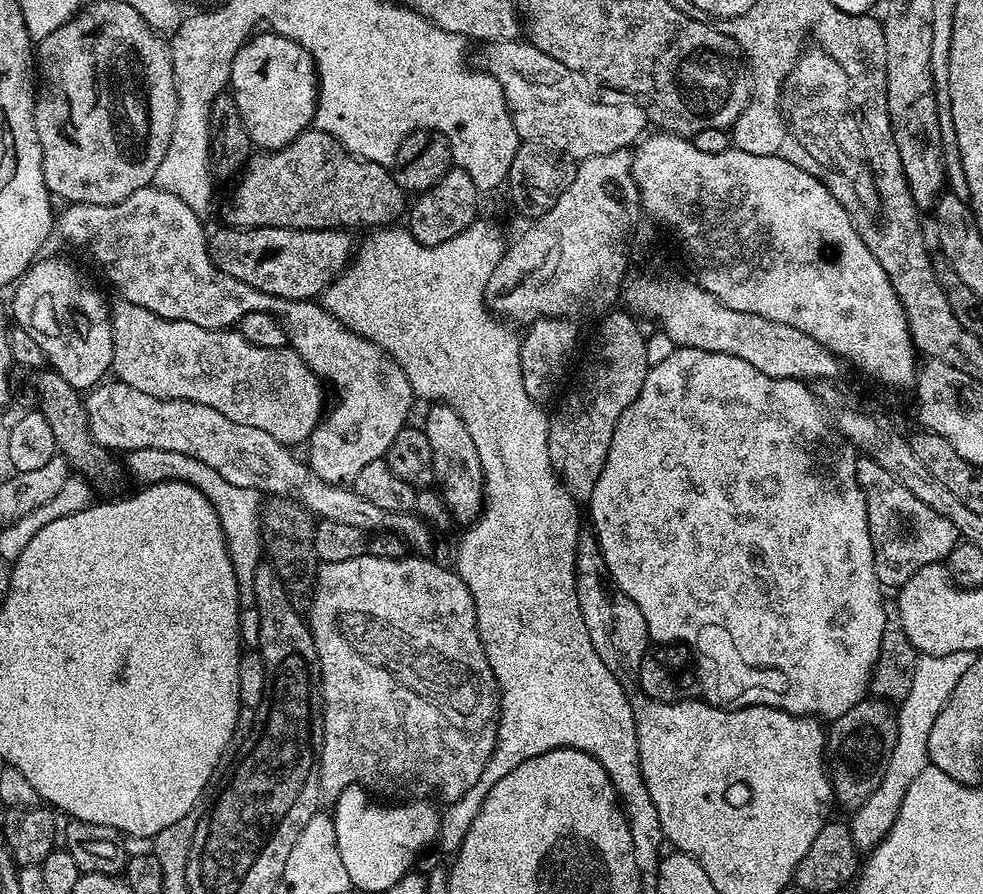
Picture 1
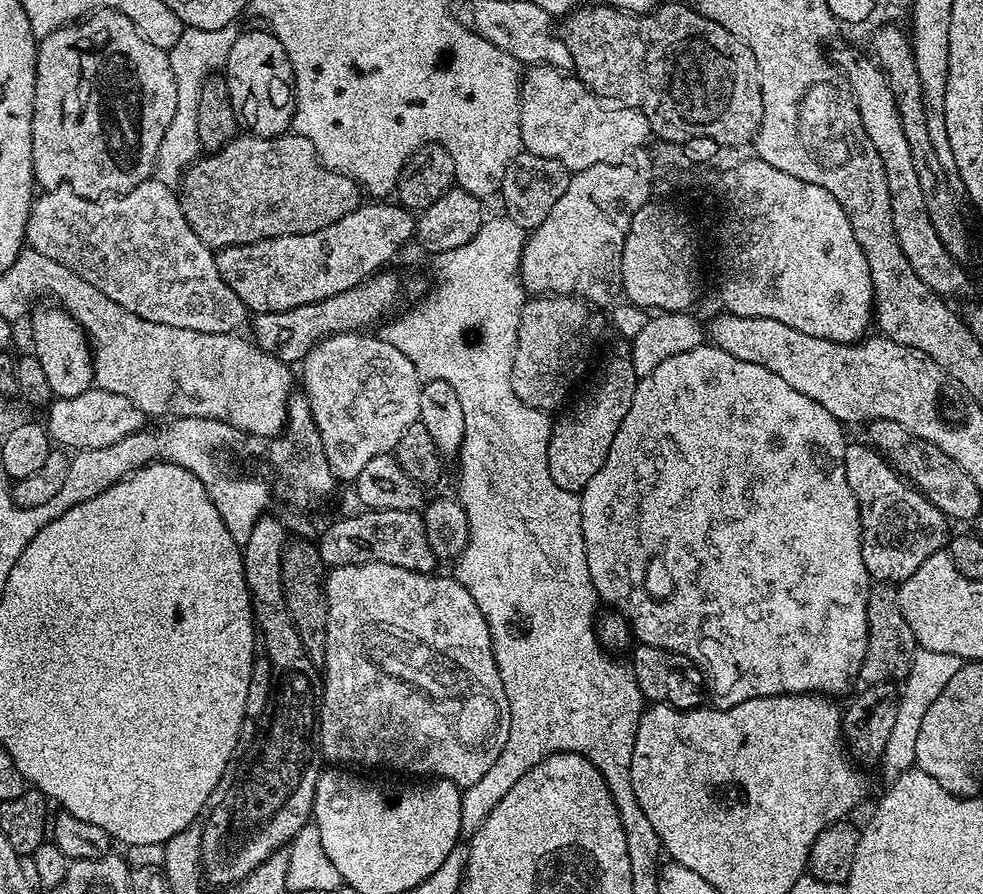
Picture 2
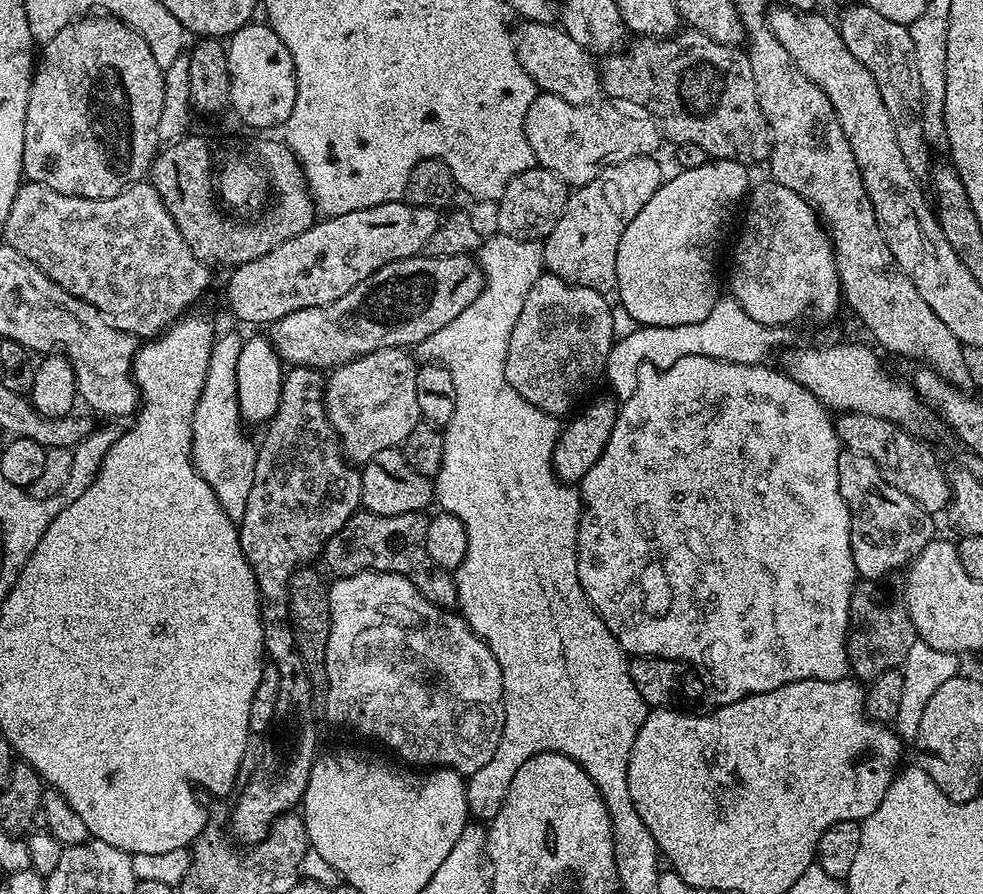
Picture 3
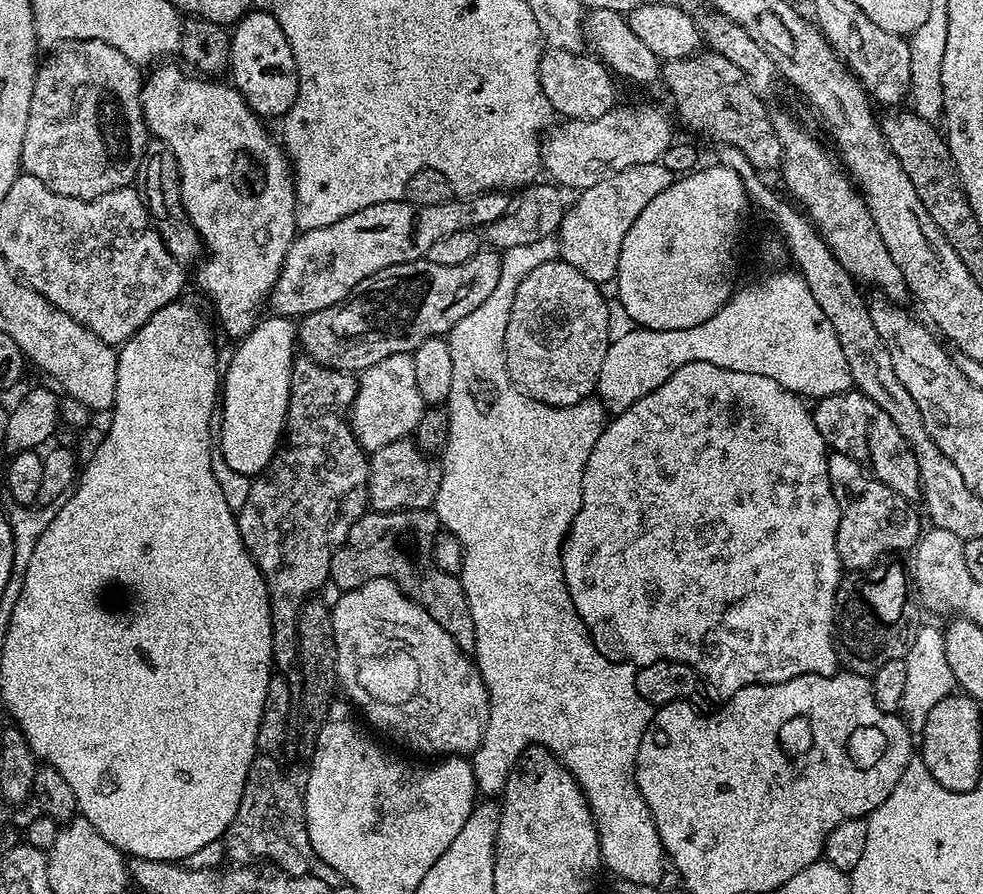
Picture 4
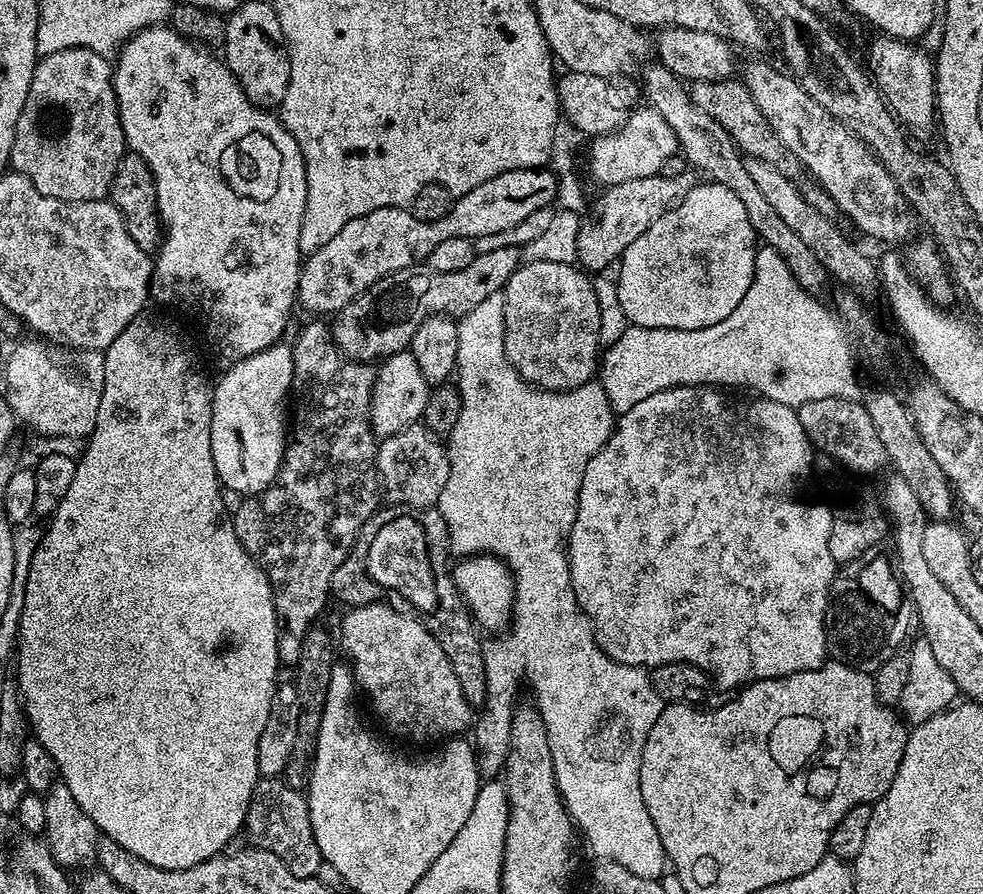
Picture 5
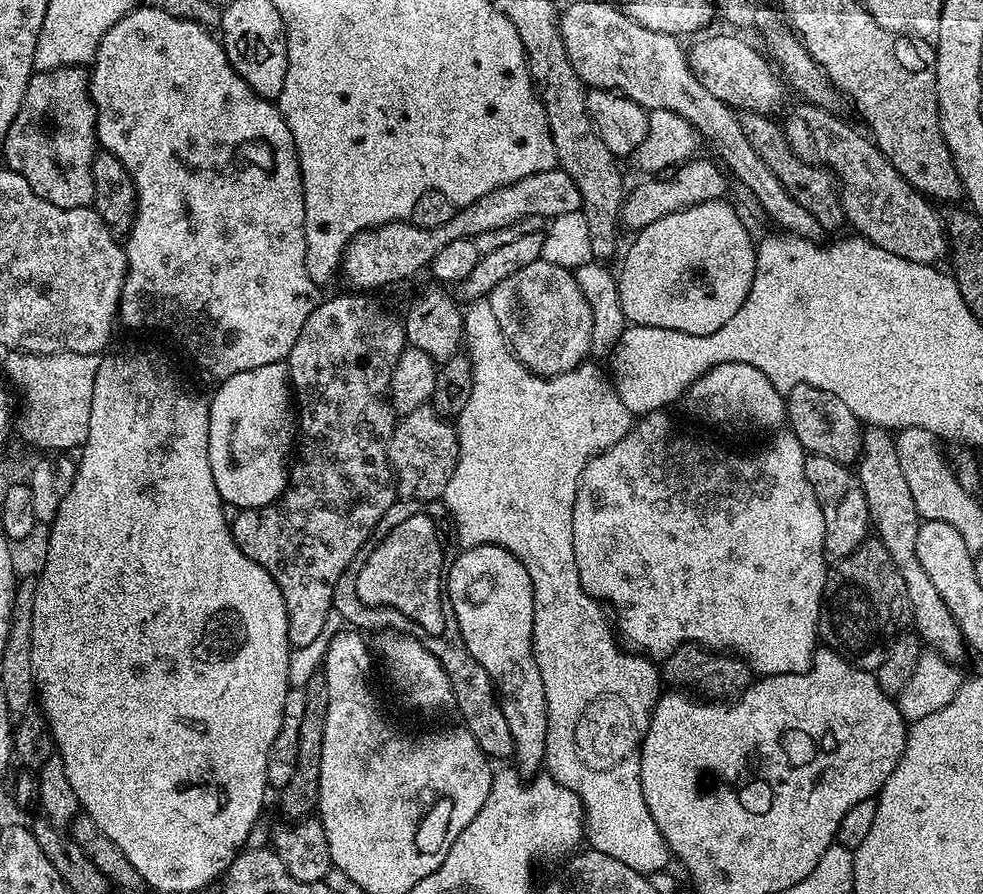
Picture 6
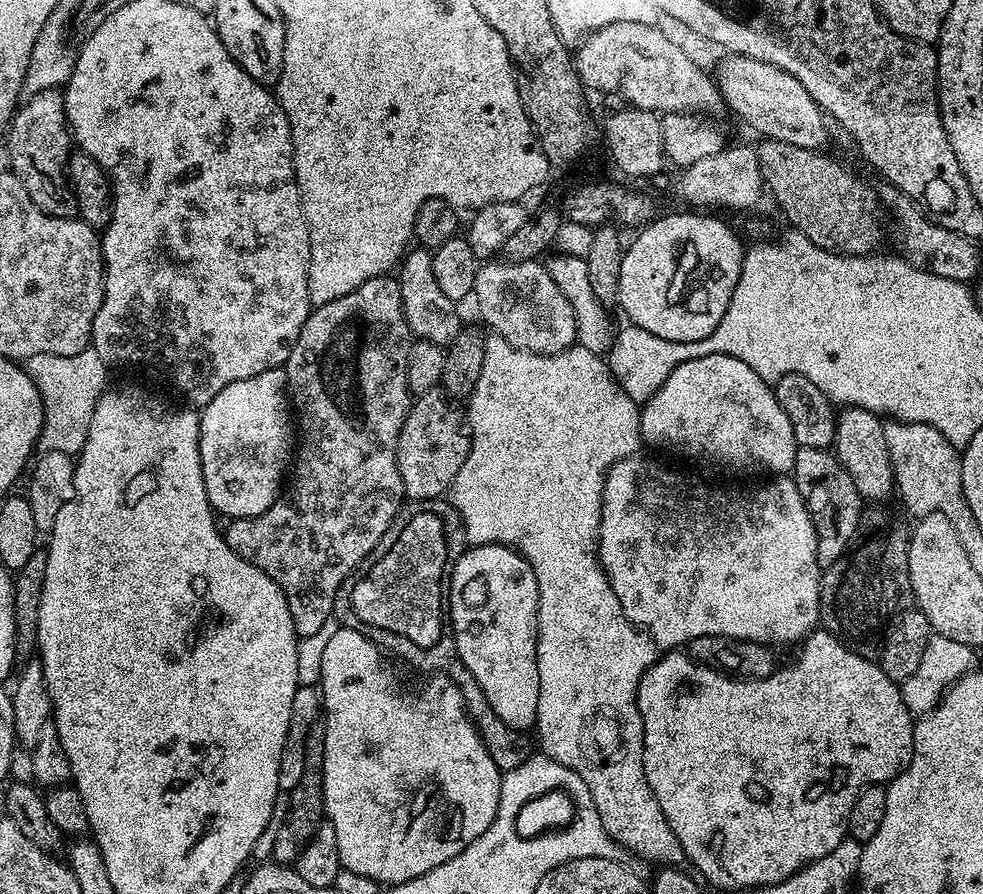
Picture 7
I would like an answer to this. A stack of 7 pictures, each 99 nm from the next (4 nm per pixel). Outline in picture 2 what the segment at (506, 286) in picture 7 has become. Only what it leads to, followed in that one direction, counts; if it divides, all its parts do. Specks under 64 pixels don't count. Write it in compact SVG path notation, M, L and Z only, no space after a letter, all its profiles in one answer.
M533 297L525 301L519 316L518 342L511 368L511 388L524 405L552 412L569 399L568 394L585 372L602 330L595 314L598 315L575 297Z

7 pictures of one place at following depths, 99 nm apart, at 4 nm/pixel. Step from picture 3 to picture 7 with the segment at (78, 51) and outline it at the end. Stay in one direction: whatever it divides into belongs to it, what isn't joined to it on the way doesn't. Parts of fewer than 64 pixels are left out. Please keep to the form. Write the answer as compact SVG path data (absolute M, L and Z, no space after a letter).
M51 88L27 97L17 107L6 133L10 170L26 186L26 194L47 216L69 218L75 213L76 199L68 182L68 158L74 151L68 119L64 117L64 97Z

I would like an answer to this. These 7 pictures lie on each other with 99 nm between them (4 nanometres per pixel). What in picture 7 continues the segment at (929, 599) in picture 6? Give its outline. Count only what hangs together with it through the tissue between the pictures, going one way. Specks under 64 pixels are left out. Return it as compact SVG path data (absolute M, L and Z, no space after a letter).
M845 407L841 412L844 413L841 416L839 413L834 420L836 425L834 455L846 470L846 474L850 474L861 501L884 502L884 499L894 492L890 450L886 450L885 421L877 413L865 408Z

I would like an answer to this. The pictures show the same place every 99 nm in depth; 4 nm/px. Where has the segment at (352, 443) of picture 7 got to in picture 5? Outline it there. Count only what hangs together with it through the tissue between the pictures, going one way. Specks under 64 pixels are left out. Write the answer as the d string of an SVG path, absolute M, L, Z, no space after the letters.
M316 318L313 324L308 324L300 333L297 334L296 340L291 341L292 357L294 358L294 374L292 375L292 391L294 397L294 419L290 424L290 439L287 441L284 449L284 461L278 470L276 480L269 488L262 490L257 496L250 496L241 499L240 505L236 512L231 513L232 525L234 526L234 534L238 534L238 542L242 542L242 546L250 554L250 558L254 558L254 562L258 562L258 566L266 574L266 578L272 587L272 597L274 598L274 606L276 607L276 625L278 626L278 658L281 665L295 666L298 658L302 654L302 638L306 638L306 634L317 623L316 620L324 612L324 607L330 604L332 594L332 575L334 570L338 570L338 566L342 566L342 562L350 554L350 550L356 544L356 538L359 536L364 521L373 516L381 507L382 493L380 491L380 475L376 472L376 445L378 437L372 431L372 423L370 422L370 398L374 390L374 382L376 381L376 368L371 363L362 360L349 360L336 349L336 344L332 340L332 330L327 323L324 324L323 319Z

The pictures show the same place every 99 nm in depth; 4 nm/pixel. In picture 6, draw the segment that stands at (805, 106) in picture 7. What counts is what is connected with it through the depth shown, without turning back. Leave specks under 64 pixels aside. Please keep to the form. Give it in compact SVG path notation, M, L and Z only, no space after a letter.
M707 36L687 49L688 65L698 82L702 82L714 98L722 98L722 102L740 112L757 112L763 116L776 114L784 104L786 84L769 57L757 45L756 49L740 36Z

